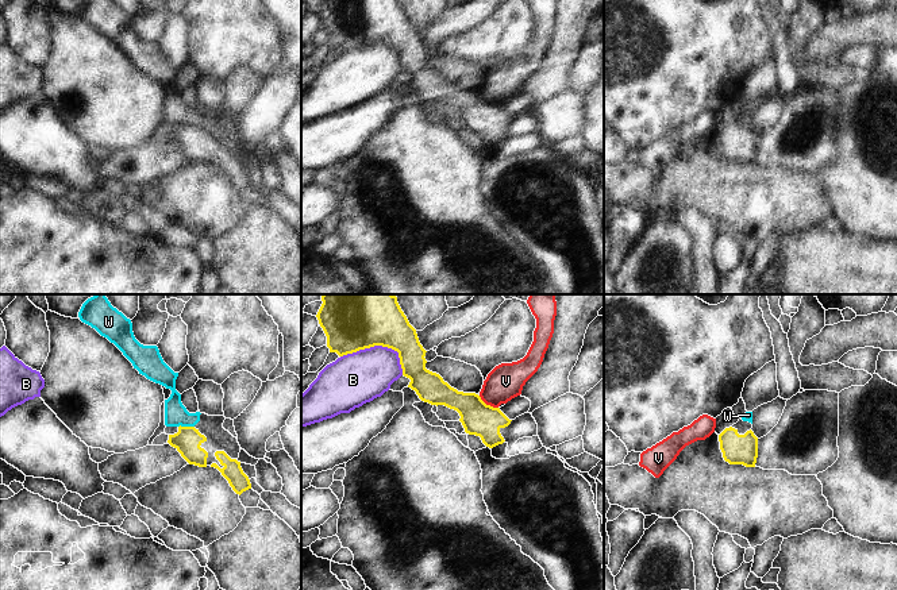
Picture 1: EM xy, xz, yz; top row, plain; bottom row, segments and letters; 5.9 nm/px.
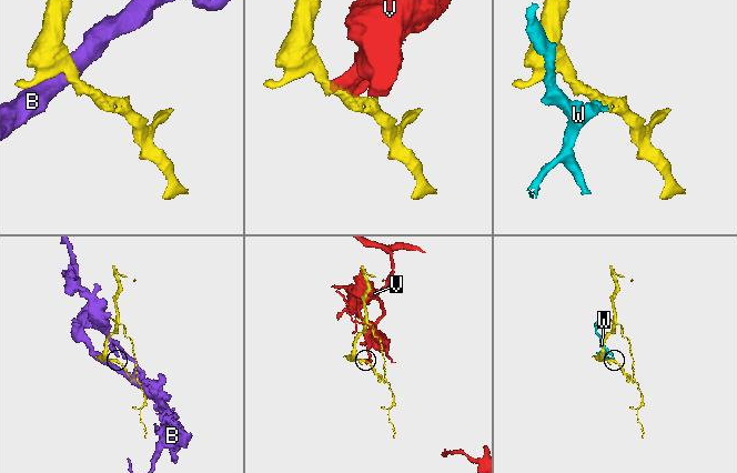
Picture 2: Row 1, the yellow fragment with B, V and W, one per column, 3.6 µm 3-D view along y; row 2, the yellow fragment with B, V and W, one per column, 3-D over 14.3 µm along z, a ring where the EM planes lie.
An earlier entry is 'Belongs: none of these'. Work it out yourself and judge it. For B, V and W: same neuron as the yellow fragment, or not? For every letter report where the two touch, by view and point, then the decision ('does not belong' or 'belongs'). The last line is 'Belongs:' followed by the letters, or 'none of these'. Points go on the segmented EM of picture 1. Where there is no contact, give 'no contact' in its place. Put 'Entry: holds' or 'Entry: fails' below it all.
B: xz (380, 344) | does not belong
V: xz (488, 405) | does not belong
W: xy (185, 427) | does not belong
Belongs: none of these
Entry: holds

